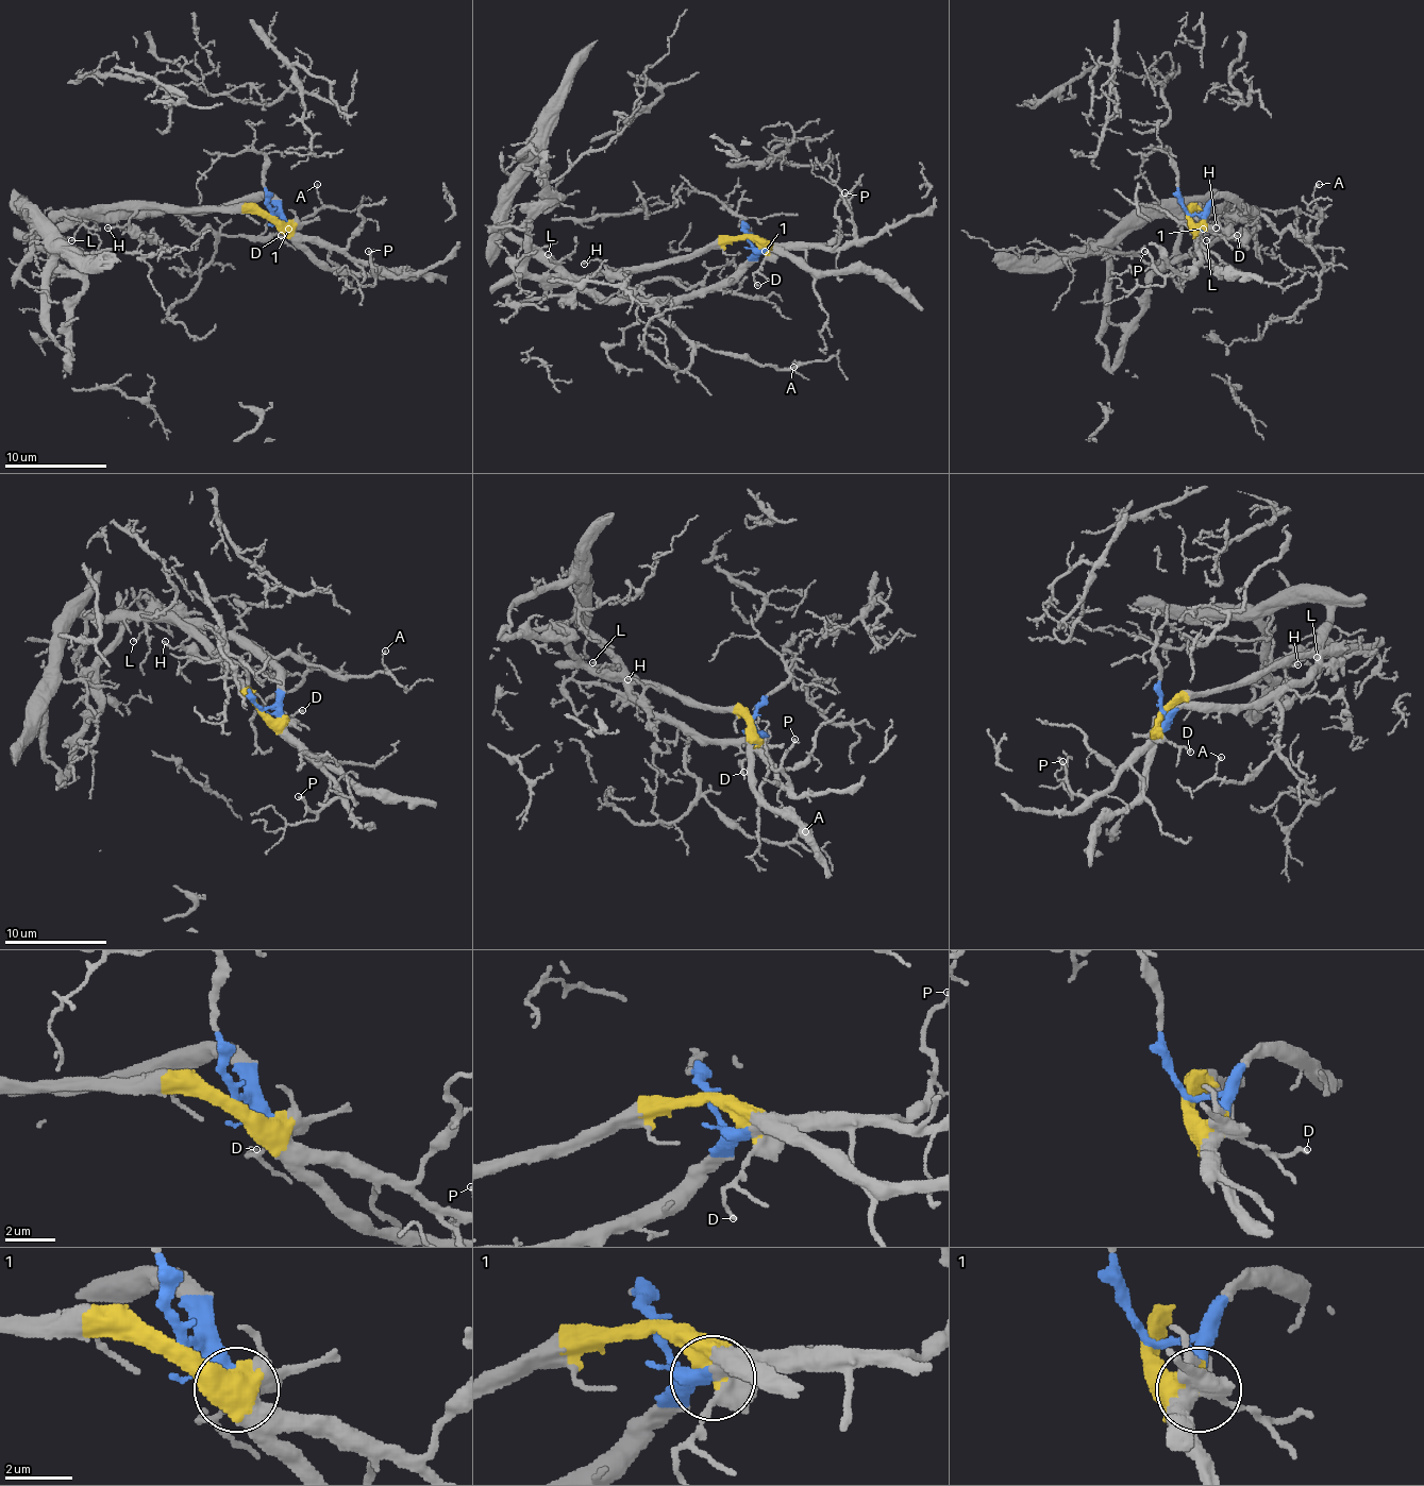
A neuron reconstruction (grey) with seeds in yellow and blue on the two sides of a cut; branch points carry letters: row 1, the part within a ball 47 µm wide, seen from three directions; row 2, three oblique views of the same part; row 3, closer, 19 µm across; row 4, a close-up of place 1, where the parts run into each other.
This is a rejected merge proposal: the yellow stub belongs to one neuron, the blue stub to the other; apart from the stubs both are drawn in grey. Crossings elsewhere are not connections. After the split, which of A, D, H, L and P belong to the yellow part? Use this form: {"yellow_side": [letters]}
{"yellow_side": ["D", "H"]}

